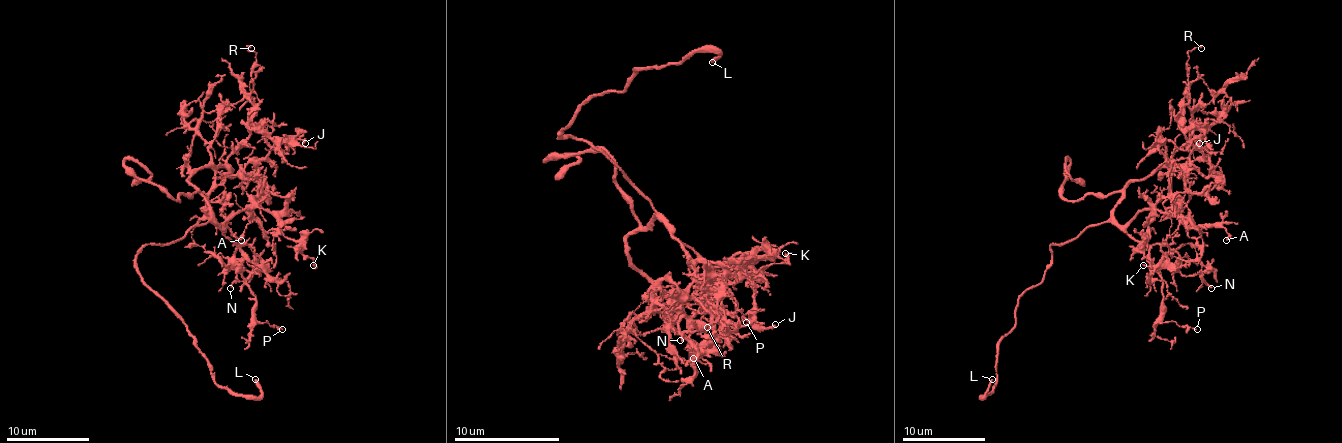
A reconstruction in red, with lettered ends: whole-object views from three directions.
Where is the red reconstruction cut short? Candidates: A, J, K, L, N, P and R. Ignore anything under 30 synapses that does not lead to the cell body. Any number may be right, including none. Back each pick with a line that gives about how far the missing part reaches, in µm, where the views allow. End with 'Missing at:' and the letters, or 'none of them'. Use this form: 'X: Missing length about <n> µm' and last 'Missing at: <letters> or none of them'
L: Missing length about 25 µm
Missing at: L

